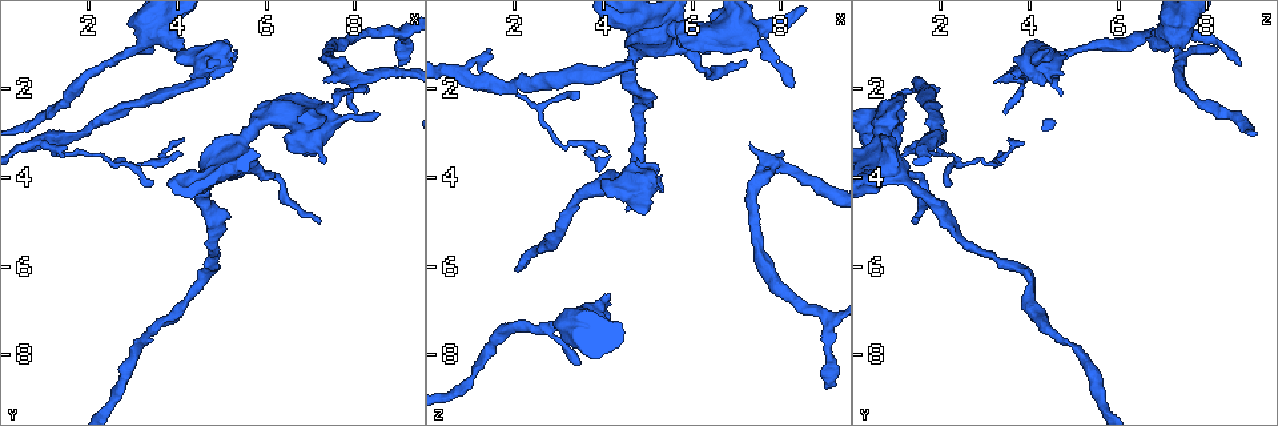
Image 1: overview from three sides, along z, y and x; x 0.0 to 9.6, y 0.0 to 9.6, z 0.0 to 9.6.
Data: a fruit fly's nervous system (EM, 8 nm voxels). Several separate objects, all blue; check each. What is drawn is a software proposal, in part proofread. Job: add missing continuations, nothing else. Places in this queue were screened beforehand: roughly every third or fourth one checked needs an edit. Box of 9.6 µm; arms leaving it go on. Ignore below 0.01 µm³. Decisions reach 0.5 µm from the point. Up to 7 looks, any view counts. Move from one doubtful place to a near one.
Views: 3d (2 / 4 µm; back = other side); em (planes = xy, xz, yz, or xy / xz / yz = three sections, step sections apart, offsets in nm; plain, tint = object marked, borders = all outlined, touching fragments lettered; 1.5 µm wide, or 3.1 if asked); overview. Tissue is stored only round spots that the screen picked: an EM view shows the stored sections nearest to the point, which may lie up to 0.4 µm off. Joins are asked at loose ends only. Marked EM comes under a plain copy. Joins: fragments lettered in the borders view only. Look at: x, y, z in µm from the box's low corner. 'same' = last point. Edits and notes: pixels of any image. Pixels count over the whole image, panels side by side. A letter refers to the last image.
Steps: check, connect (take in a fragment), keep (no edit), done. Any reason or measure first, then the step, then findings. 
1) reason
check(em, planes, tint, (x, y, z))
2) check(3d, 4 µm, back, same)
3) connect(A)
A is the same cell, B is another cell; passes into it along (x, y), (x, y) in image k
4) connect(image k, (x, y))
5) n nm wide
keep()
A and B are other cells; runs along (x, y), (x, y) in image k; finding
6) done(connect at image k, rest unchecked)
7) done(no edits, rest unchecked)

an open end
check(3d, 4 µm, (4.15, 0.95, 6.70))

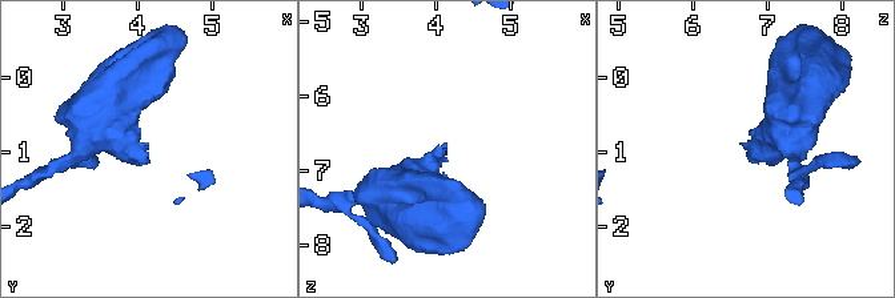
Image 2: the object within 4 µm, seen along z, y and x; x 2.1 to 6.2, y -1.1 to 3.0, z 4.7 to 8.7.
check(em, yz, step 4, borders, (4.20, 1.00, 6.75))

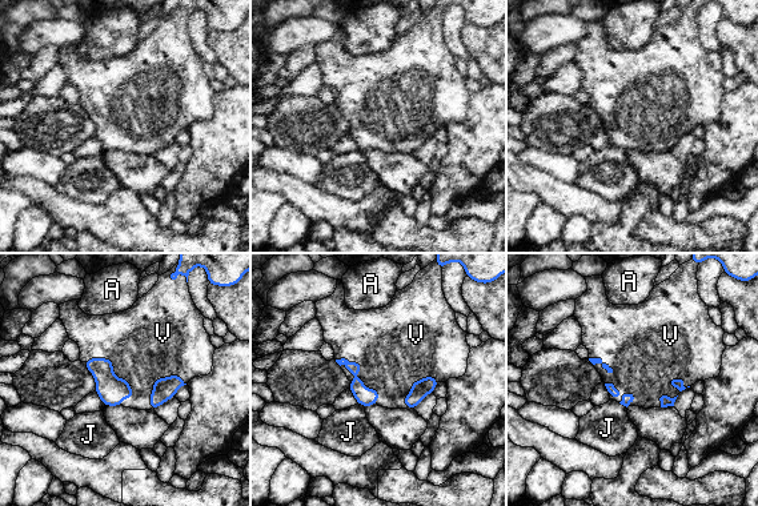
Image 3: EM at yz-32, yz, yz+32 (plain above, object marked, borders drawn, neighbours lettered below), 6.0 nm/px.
V touches over 380 nm
connect(V)
V is the same cell, A and J are other cells; passes into it along (353, 368), (357, 378), (393, 358) in image 3; the neuron continues

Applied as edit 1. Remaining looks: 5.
check(overview)

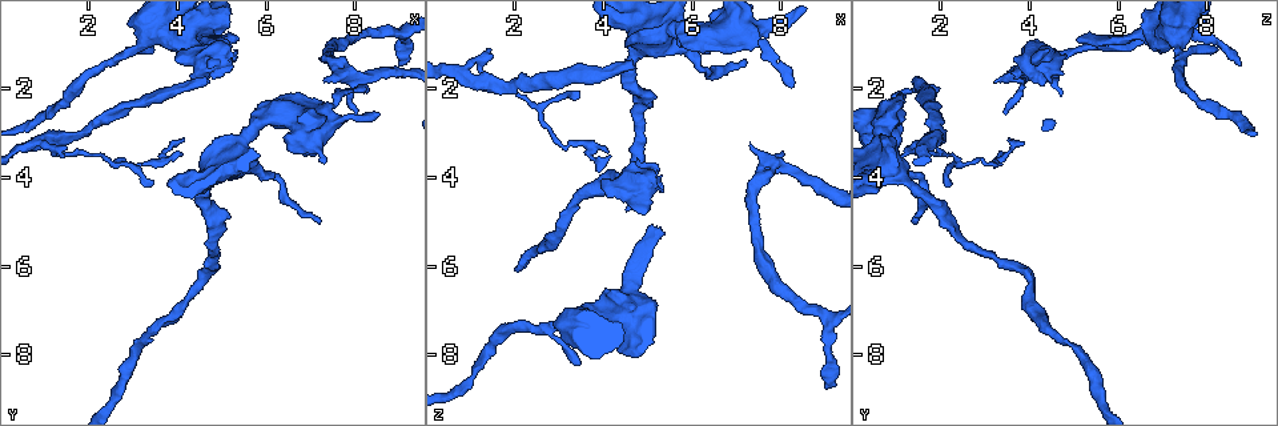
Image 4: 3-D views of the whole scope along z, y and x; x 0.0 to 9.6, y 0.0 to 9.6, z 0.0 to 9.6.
branch stops here
check(3d, 4 µm, (7.30, 1.85, 3.25))

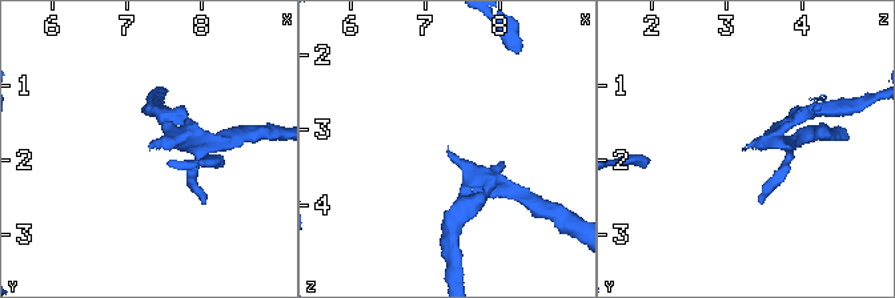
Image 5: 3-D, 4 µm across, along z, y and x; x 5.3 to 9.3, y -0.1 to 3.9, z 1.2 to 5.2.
check(em, xz, step 4, borders, (7.35, 1.85, 3.25))

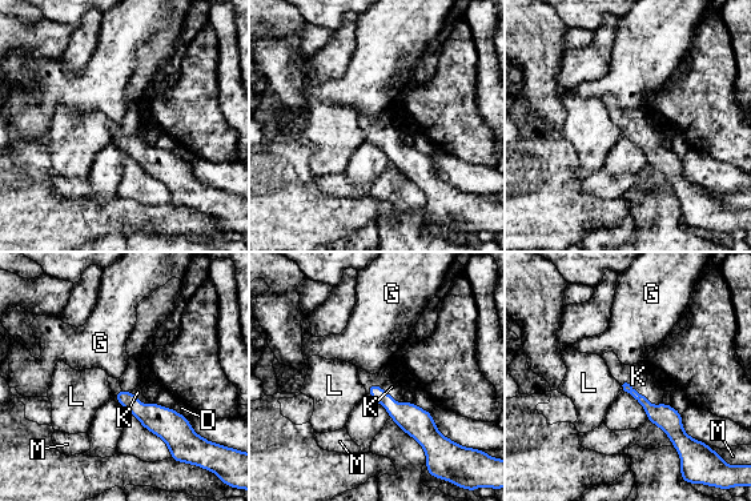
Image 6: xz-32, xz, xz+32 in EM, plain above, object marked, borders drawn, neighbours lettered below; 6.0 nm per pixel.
K touches over 280 nm
connect(K)
K is the same cell, D, G, L and M are other cells; passes into it along (663, 416), (642, 395), (638, 376) in image 6; the neuron continues

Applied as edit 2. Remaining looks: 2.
done(connect at image 3, connect at image 6, rest unchecked)

